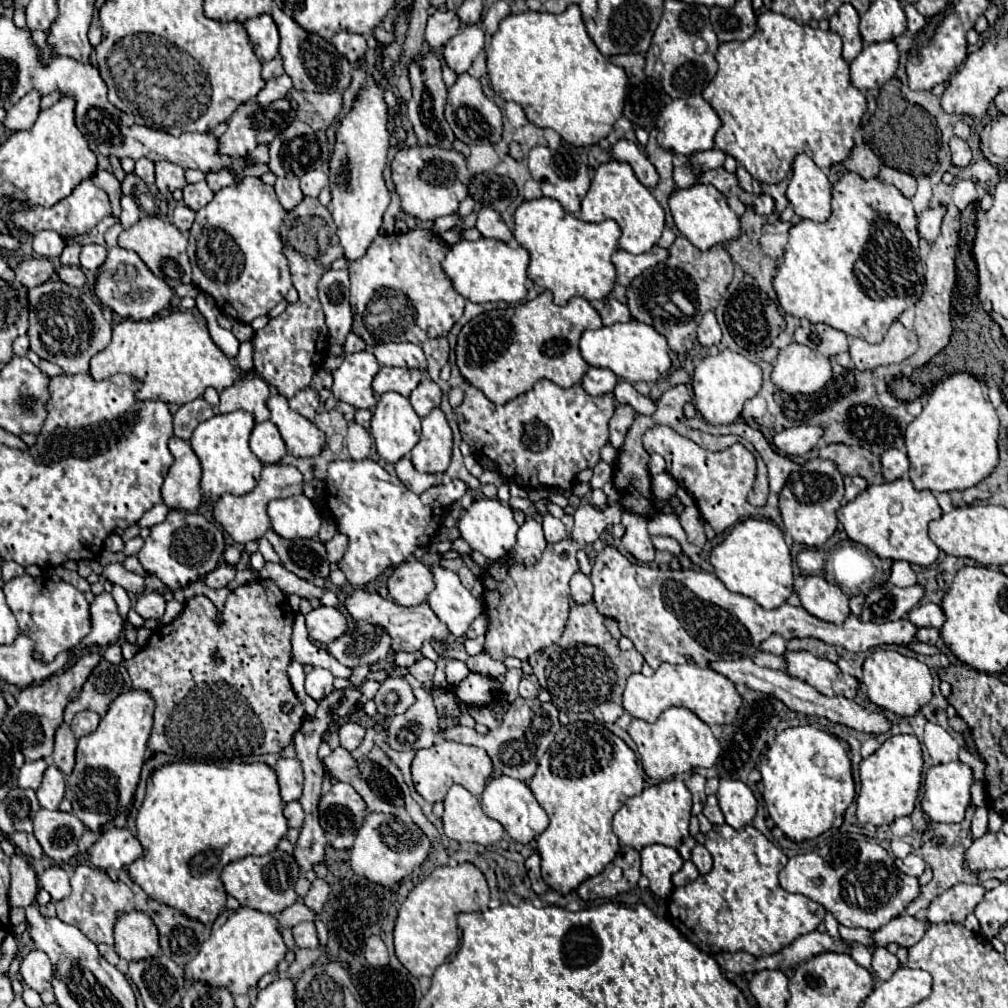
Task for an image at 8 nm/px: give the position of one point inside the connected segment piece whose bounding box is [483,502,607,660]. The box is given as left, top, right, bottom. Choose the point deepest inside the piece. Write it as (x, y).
(527, 607)

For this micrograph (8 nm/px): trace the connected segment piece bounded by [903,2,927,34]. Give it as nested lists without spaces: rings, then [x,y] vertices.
[[[905,2],[903,4],[903,10],[905,10],[905,14],[907,14],[907,20],[909,20],[909,32],[911,34],[921,34],[923,32],[923,28],[925,28],[925,18],[915,10],[915,6],[913,4],[909,4],[909,2]]]

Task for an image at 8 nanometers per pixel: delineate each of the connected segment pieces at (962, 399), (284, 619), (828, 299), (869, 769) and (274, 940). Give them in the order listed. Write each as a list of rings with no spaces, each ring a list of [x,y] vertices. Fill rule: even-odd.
[[[965,372],[941,380],[929,394],[923,412],[907,426],[905,432],[913,486],[917,490],[931,492],[963,492],[977,486],[999,462],[997,438],[999,418],[989,402],[987,384]]]
[[[255,580],[251,584],[237,586],[227,596],[227,604],[225,604],[225,610],[223,610],[223,624],[221,626],[217,626],[217,622],[215,622],[215,612],[217,612],[215,604],[207,596],[189,598],[185,602],[183,612],[171,624],[167,624],[163,628],[157,628],[151,634],[149,642],[131,660],[125,660],[125,666],[127,666],[127,672],[131,676],[133,688],[147,690],[153,696],[153,700],[155,700],[155,724],[153,724],[153,734],[149,738],[149,746],[155,752],[163,752],[163,754],[175,756],[181,762],[203,762],[203,764],[213,764],[213,762],[219,762],[219,760],[233,760],[233,758],[249,756],[249,754],[271,754],[271,752],[279,754],[293,740],[293,734],[301,728],[301,724],[305,720],[305,706],[297,698],[297,694],[293,692],[289,676],[287,676],[287,666],[289,666],[289,662],[293,658],[291,656],[291,626],[293,626],[293,620],[295,620],[295,612],[291,610],[291,606],[287,602],[287,596],[281,592],[281,588],[273,580]],[[213,652],[219,652],[223,656],[223,662],[219,666],[215,666],[213,660],[211,660]],[[283,702],[291,702],[293,704],[293,714],[283,714],[281,712],[281,704]]]
[[[847,172],[833,186],[831,218],[823,224],[801,220],[789,230],[785,262],[777,268],[777,276],[773,280],[779,304],[791,316],[807,318],[813,324],[821,322],[845,332],[851,338],[861,338],[871,344],[877,344],[885,338],[889,326],[901,316],[901,312],[915,306],[915,302],[925,292],[925,278],[919,264],[917,240],[917,218],[909,198],[905,198],[895,186],[883,184],[879,178],[863,180],[855,172]],[[873,238],[877,238],[877,248],[867,250]]]
[[[899,734],[891,736],[881,744],[881,748],[861,762],[861,792],[857,798],[857,818],[861,824],[889,826],[901,816],[909,816],[915,808],[919,788],[923,754],[921,744],[915,736]]]
[[[239,908],[239,910],[225,910],[213,924],[211,936],[203,942],[197,958],[185,966],[185,978],[193,980],[203,980],[213,986],[225,986],[233,994],[247,994],[249,988],[253,988],[265,974],[273,972],[277,964],[285,958],[287,946],[283,942],[281,930],[279,930],[279,920],[273,914],[263,914],[251,908]]]

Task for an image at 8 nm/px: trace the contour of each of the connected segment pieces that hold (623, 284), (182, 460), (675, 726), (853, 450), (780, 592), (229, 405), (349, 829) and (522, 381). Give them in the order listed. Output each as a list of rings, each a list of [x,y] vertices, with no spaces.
[[[653,246],[649,252],[645,254],[629,254],[625,250],[617,250],[613,254],[613,264],[617,268],[617,284],[611,292],[611,296],[623,304],[627,304],[627,286],[631,284],[631,278],[637,277],[643,271],[649,268],[655,267],[655,264],[663,262],[665,258],[669,256],[669,250],[667,248],[659,248],[659,246]]]
[[[173,436],[169,450],[175,458],[169,474],[165,476],[161,494],[169,508],[195,512],[201,504],[201,464],[191,444]]]
[[[667,708],[653,724],[633,718],[627,732],[637,744],[645,774],[653,780],[669,780],[671,776],[693,768],[711,768],[721,754],[721,746],[709,726],[687,708]]]
[[[829,444],[819,450],[819,456],[839,466],[843,476],[863,476],[869,484],[883,484],[881,460],[861,446]]]
[[[747,518],[713,548],[711,564],[717,578],[741,596],[755,600],[763,608],[779,608],[793,594],[793,558],[783,532],[767,518]]]
[[[261,376],[241,378],[233,386],[221,392],[219,410],[221,414],[235,412],[235,410],[247,410],[255,416],[255,422],[265,422],[269,420],[269,414],[271,414],[267,408],[269,396],[271,396],[269,384]]]
[[[335,782],[331,792],[319,802],[319,820],[325,832],[357,834],[365,820],[365,802],[353,786]]]
[[[545,290],[535,300],[489,310],[467,322],[461,328],[455,348],[457,366],[463,378],[479,388],[493,404],[505,404],[517,398],[543,378],[569,388],[583,380],[589,366],[579,352],[581,334],[601,326],[601,316],[585,298],[571,298],[565,306],[557,306],[553,294]]]

